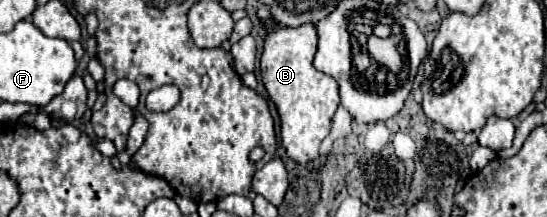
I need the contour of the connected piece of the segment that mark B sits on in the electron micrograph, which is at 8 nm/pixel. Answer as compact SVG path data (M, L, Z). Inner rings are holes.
M313 23L299 27L279 27L265 37L261 55L261 79L277 105L281 119L281 143L287 155L297 163L309 163L319 157L319 145L331 131L331 117L339 105L339 85L333 77L313 67L317 49L317 31Z

